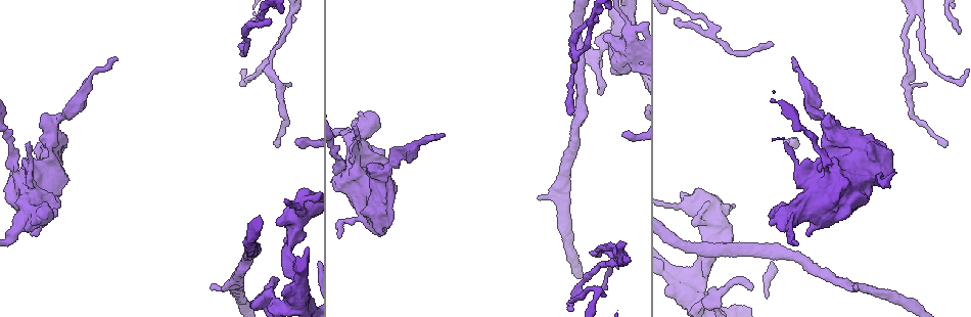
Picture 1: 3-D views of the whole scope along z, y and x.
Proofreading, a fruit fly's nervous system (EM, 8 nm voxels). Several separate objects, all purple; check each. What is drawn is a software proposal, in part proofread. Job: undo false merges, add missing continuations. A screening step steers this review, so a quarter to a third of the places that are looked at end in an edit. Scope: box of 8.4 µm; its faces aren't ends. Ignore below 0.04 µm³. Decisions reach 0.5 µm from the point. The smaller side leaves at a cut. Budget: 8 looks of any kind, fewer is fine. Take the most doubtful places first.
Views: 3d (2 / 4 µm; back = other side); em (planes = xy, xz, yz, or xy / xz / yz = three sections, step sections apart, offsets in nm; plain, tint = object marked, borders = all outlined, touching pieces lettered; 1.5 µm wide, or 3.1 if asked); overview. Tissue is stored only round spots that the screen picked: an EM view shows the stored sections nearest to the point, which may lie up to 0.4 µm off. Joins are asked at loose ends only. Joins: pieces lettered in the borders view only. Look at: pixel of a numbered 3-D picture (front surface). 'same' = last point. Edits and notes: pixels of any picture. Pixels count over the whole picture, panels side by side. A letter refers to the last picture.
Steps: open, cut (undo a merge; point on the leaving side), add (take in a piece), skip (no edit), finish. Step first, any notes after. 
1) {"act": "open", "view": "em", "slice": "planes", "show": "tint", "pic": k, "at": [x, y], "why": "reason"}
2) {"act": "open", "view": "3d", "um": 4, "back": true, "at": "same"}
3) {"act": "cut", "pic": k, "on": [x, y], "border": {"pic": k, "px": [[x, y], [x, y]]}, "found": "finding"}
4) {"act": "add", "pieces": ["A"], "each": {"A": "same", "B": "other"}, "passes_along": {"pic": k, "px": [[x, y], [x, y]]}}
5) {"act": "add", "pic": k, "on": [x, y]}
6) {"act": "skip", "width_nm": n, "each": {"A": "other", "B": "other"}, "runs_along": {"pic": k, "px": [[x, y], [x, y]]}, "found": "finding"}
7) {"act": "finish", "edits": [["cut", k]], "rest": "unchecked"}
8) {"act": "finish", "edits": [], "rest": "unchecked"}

{"act": "open", "view": "em", "slice": "planes", "show": "tint", "pic": 1, "at": [619, 10], "why": "calibre changes"}

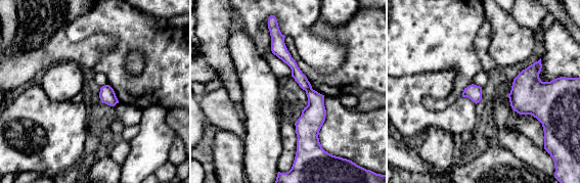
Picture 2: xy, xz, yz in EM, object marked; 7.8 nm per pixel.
{"act": "open", "view": "em", "slice": "planes", "show": "borders", "at": "same", "why": "see the neighbours"}

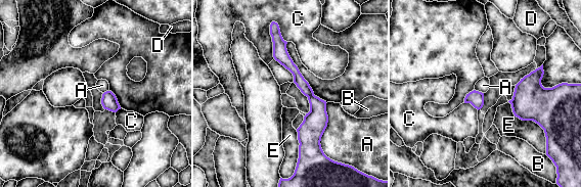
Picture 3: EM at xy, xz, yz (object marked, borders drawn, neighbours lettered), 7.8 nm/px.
{"act": "cut", "pic": 3, "on": [302, 84], "each": {"A": "other", "B": "other", "C": "other", "D": "other", "E": "other"}, "found": "two neurons meet here"}

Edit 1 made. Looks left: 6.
{"act": "open", "view": "3d", "um": 4, "pic": 1, "at": [794, 59], "why": "thin end"}

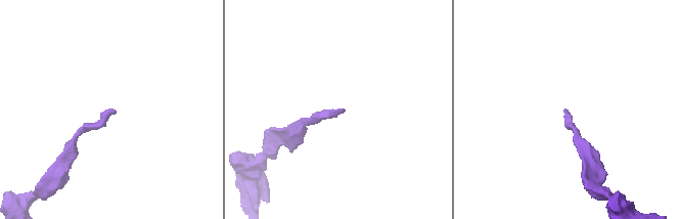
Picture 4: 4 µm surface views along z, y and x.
{"act": "open", "view": "em", "slice": "xz", "step": 8, "show": "tint", "pic": 4, "at": [567, 109], "why": "shape alone is not enough"}

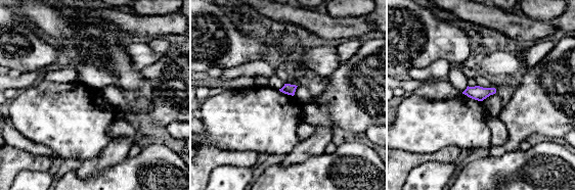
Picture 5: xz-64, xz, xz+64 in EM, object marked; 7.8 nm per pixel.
{"act": "open", "view": "em", "slice": "planes", "show": "borders", "at": "same"}

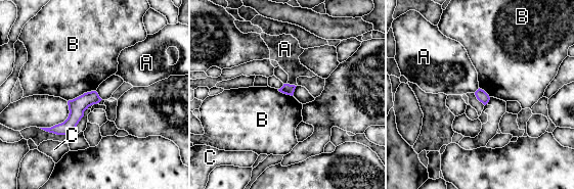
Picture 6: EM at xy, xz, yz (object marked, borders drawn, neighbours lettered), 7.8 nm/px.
{"act": "skip", "width_nm": 90, "each": {"A": "other", "B": "other", "C": "other"}, "border": {"pic": 6, "px": [[95, 90], [84, 92], [68, 101]]}, "found": "none of them fits"}

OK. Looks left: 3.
{"act": "open", "view": "em", "slice": "xy", "step": 4, "show": "borders", "pic": 1, "at": [885, 175]}

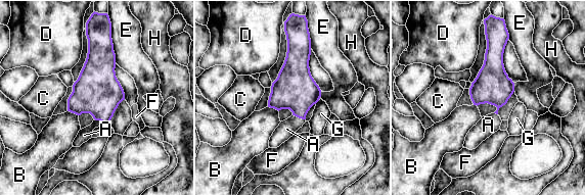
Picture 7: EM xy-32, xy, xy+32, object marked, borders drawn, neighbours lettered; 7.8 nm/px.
{"act": "add", "pieces": ["A"], "longest_contact_nm": ["E", 260], "each": {"A": "same", "B": "other", "C": "other", "D": "other", "E": "other", "F": "other", "G": "other", "H": "other"}, "passes_along": {"pic": 7, "px": [[295, 89], [299, 117], [286, 129]]}, "found": "the neuron continues"}

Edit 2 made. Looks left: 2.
{"act": "finish", "edits": [["cut", 3], ["add", 7]], "rest": "unchecked"}

